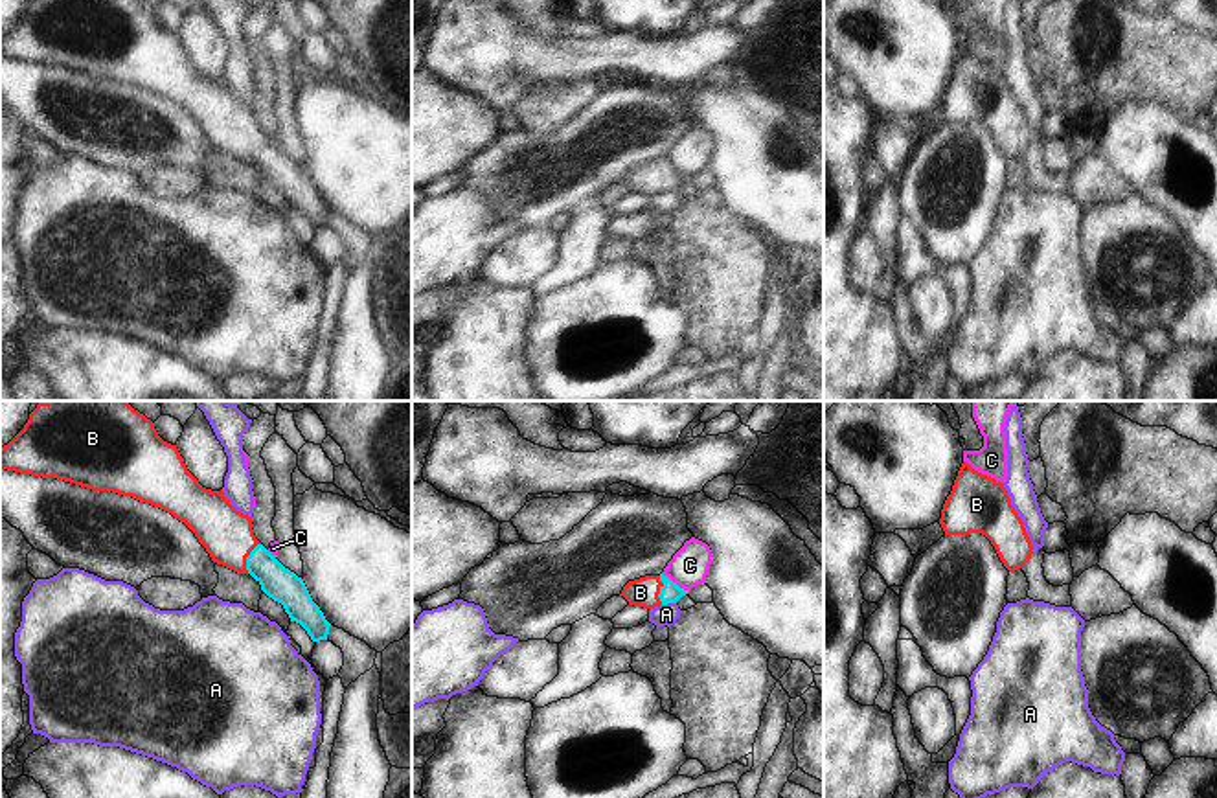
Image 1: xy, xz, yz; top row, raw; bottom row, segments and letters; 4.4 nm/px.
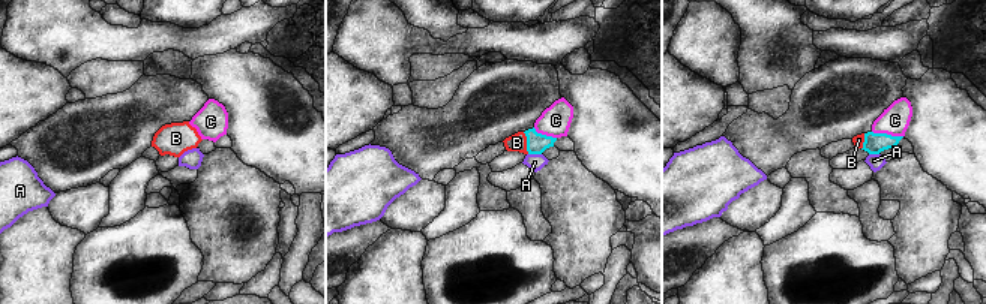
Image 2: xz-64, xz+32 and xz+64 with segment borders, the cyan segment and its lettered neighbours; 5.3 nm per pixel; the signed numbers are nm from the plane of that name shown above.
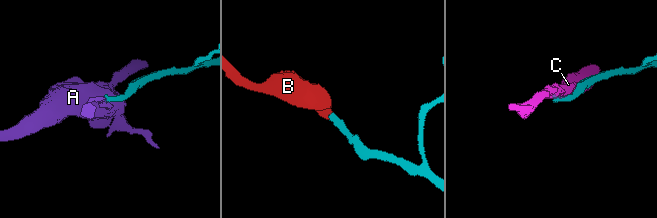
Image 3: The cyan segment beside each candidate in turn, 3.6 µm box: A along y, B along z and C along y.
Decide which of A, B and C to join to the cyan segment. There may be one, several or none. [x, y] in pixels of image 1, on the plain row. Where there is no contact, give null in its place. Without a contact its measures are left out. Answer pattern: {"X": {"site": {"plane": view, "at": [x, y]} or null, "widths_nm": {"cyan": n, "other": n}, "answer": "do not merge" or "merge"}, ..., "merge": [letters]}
{"A": {"site": {"plane": "xz", "at": [668, 190]}, "widths_nm": {"cyan": 90, "other": 100}, "answer": "do not merge"}, "B": {"site": {"plane": "xy", "at": [247, 146]}, "widths_nm": {"cyan": 150, "other": 220}, "answer": "merge"}, "C": {"site": {"plane": "xz", "at": [675, 171]}, "widths_nm": {"cyan": 90, "other": 170}, "answer": "do not merge"}, "merge": ["B"]}

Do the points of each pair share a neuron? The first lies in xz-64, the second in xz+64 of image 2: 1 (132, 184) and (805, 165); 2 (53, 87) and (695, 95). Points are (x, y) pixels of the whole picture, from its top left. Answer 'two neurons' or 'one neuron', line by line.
1: two neurons
2: one neuron

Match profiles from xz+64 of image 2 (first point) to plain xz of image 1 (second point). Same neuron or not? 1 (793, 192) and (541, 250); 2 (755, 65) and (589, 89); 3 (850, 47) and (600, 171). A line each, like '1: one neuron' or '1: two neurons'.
1: two neurons
2: two neurons
3: two neurons

